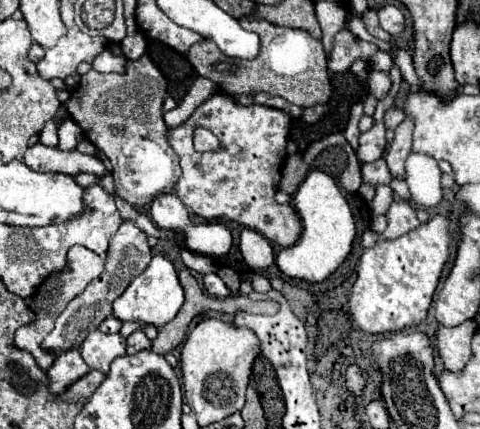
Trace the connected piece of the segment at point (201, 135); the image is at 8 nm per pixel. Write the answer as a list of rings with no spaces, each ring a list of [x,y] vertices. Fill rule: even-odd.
[[[198,129],[196,135],[194,135],[194,147],[198,151],[212,151],[212,149],[218,149],[220,147],[220,141],[206,129]]]

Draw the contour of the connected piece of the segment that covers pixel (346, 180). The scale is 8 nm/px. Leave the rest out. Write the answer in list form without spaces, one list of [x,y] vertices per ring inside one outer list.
[[[350,149],[350,167],[343,170],[339,179],[341,187],[345,191],[348,191],[348,193],[358,191],[360,185],[362,185],[362,179],[360,179],[360,165],[358,165],[358,161],[356,161],[352,149]]]

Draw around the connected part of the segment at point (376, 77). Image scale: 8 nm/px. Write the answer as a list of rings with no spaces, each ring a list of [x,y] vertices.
[[[370,71],[368,85],[370,85],[370,93],[376,99],[384,99],[386,93],[390,91],[390,87],[392,87],[392,81],[390,81],[388,71]]]

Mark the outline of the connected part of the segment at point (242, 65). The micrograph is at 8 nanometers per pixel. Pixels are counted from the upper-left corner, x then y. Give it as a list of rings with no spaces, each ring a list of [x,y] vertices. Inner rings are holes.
[[[240,21],[240,23],[244,29],[258,33],[262,41],[262,49],[258,57],[250,61],[236,61],[234,73],[218,73],[212,69],[212,63],[222,59],[222,51],[218,49],[218,45],[214,45],[214,41],[202,39],[198,41],[198,45],[192,45],[188,51],[188,61],[202,77],[214,81],[224,93],[230,93],[230,95],[268,93],[272,97],[282,97],[288,103],[300,105],[300,107],[314,107],[318,103],[328,103],[332,89],[322,41],[310,37],[304,29],[278,27],[268,21]],[[298,67],[316,67],[316,69],[304,69],[298,73]],[[318,67],[324,67],[324,69],[318,69]]]

